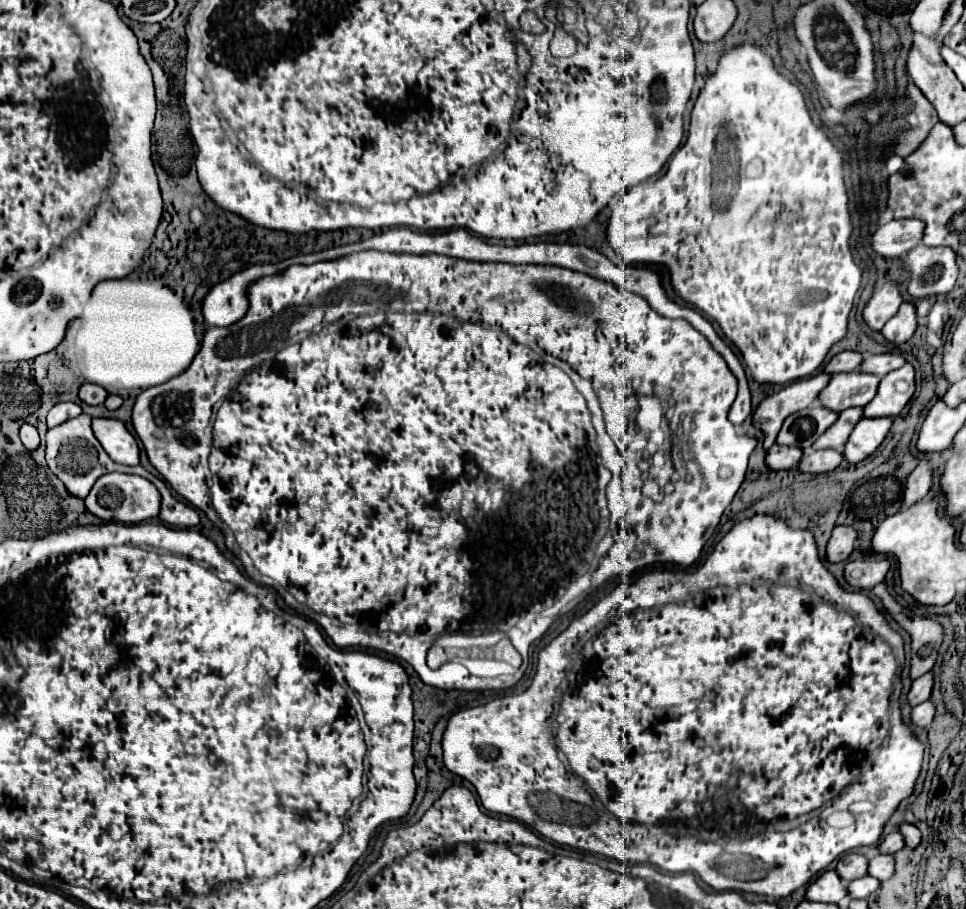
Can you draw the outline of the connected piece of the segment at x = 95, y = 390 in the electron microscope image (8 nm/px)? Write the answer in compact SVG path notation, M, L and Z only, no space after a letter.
M84 383L84 385L80 387L78 397L80 397L84 403L88 403L88 405L102 405L102 403L104 403L104 399L108 397L108 393L106 393L100 385Z

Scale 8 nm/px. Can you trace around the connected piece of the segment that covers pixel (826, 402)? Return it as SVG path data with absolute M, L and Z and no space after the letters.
M838 373L832 377L828 387L820 393L818 401L826 409L836 413L848 407L864 407L876 395L880 377L870 373Z

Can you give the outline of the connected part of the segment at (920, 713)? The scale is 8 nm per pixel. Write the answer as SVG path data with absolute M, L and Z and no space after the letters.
M928 699L928 701L924 701L924 703L920 703L918 707L912 709L910 723L914 727L928 727L934 719L934 713L936 713L936 705L932 703L932 699Z

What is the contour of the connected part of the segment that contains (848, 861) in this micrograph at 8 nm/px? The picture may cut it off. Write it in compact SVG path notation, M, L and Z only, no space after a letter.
M848 853L838 861L836 873L846 883L850 883L854 879L860 879L860 877L868 875L868 859L864 855L858 855L858 853Z

